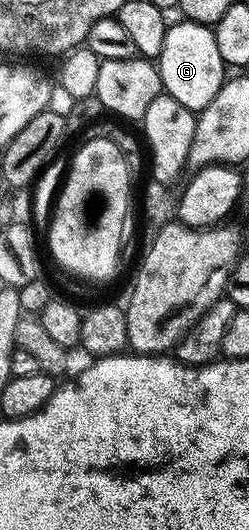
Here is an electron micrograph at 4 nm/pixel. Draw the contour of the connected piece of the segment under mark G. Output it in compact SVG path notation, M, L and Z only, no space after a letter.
M185 19L179 22L179 25L171 24L167 28L164 51L160 51L156 58L158 73L168 96L176 99L176 103L184 103L184 107L200 111L216 99L220 87L228 80L228 66L224 59L220 59L220 47L216 47L211 26Z

